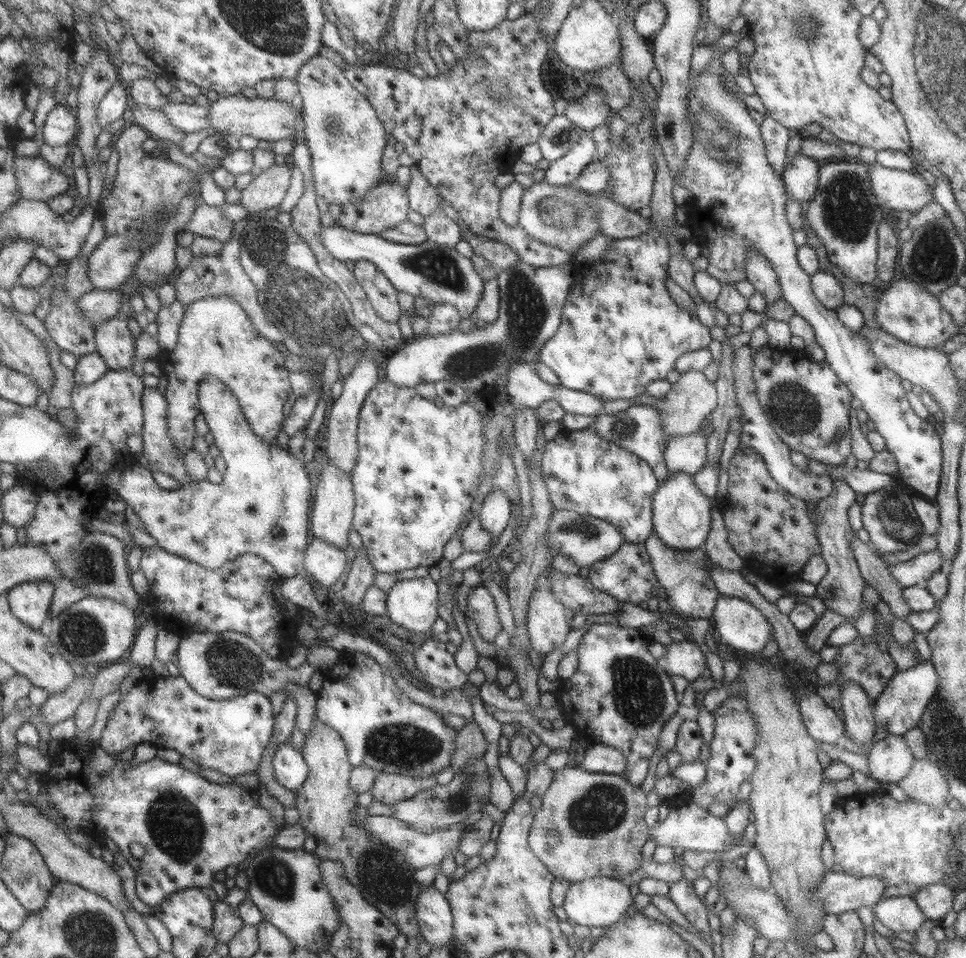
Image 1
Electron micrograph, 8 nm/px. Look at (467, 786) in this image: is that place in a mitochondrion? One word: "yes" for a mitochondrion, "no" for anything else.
yes

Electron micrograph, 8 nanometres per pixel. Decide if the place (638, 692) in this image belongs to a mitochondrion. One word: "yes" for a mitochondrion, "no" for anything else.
yes

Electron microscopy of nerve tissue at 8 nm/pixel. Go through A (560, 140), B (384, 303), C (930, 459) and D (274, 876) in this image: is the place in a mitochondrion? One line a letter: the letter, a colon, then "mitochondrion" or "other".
A: mitochondrion
B: other
C: other
D: mitochondrion

